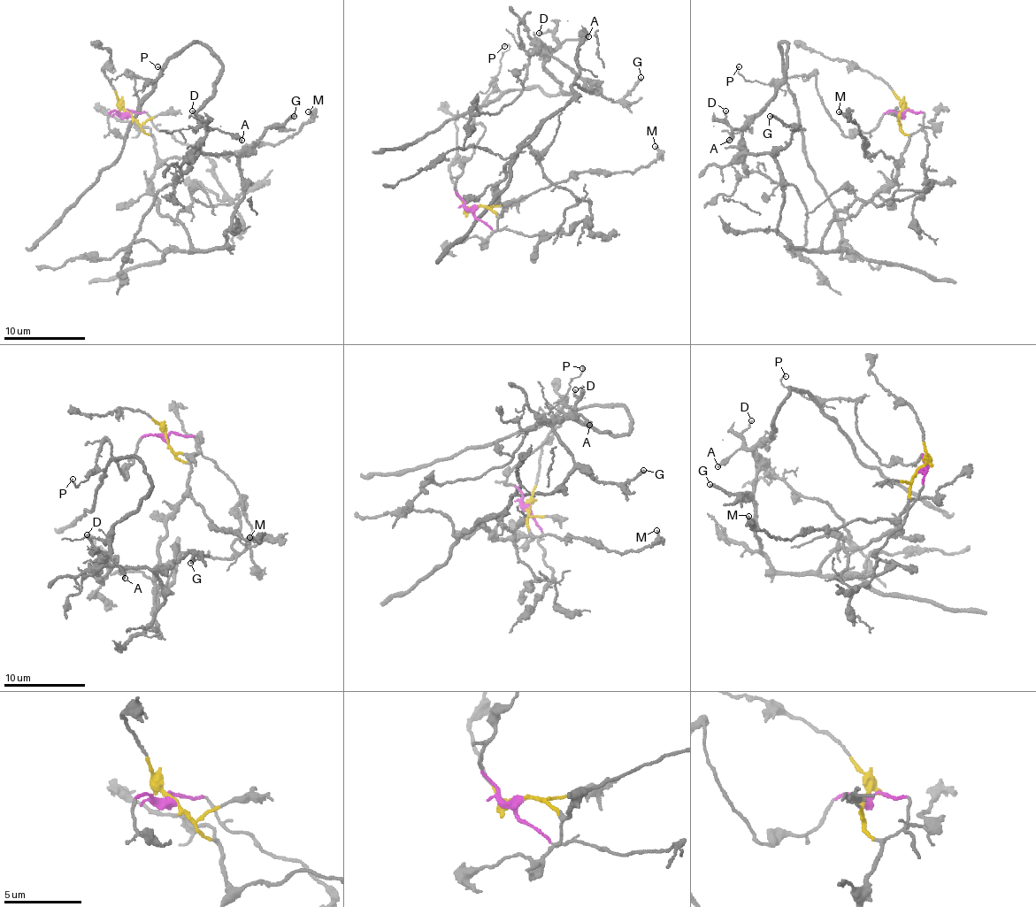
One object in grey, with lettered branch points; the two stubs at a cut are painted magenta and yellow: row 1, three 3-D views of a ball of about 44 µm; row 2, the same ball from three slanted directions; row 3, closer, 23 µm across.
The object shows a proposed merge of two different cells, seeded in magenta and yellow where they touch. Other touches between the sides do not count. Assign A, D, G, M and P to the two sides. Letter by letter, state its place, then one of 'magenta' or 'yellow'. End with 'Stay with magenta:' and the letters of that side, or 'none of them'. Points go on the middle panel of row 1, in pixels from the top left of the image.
A: (588, 36) | magenta
D: (539, 33) | magenta
G: (640, 77) | yellow
M: (655, 146) | yellow
P: (504, 46) | magenta
Stay with magenta: A, D, P

